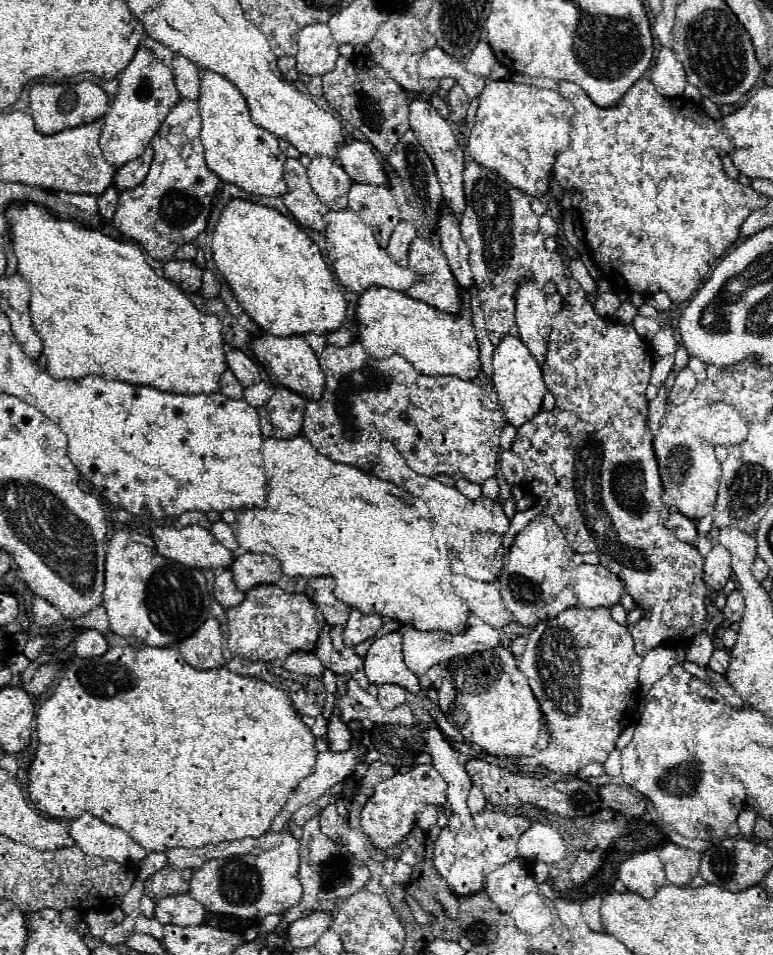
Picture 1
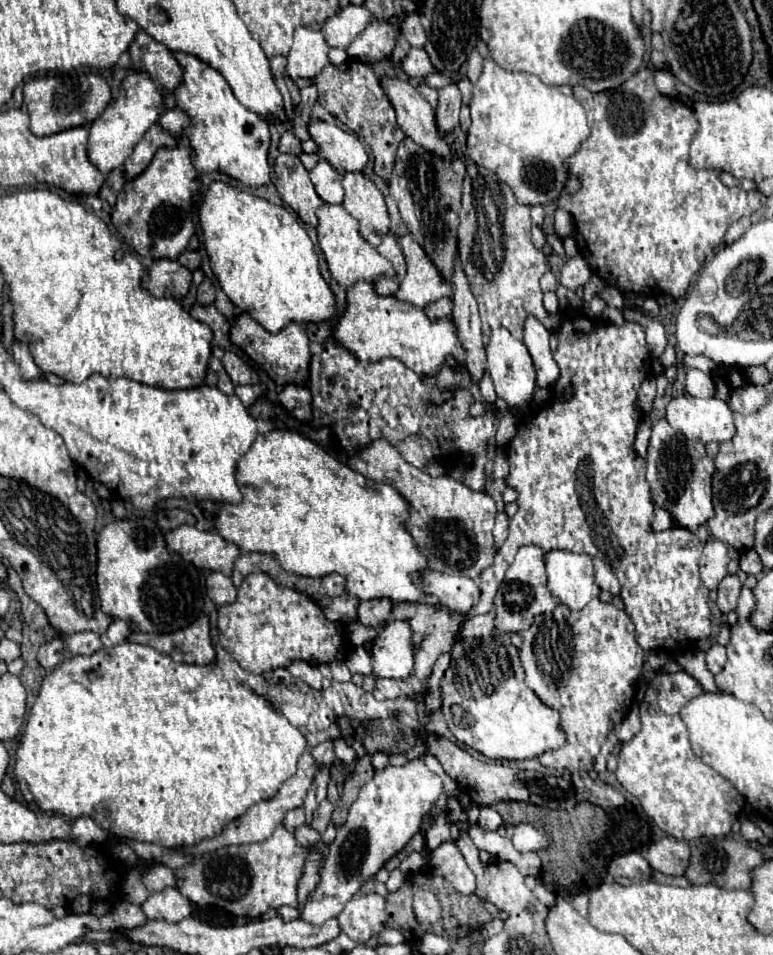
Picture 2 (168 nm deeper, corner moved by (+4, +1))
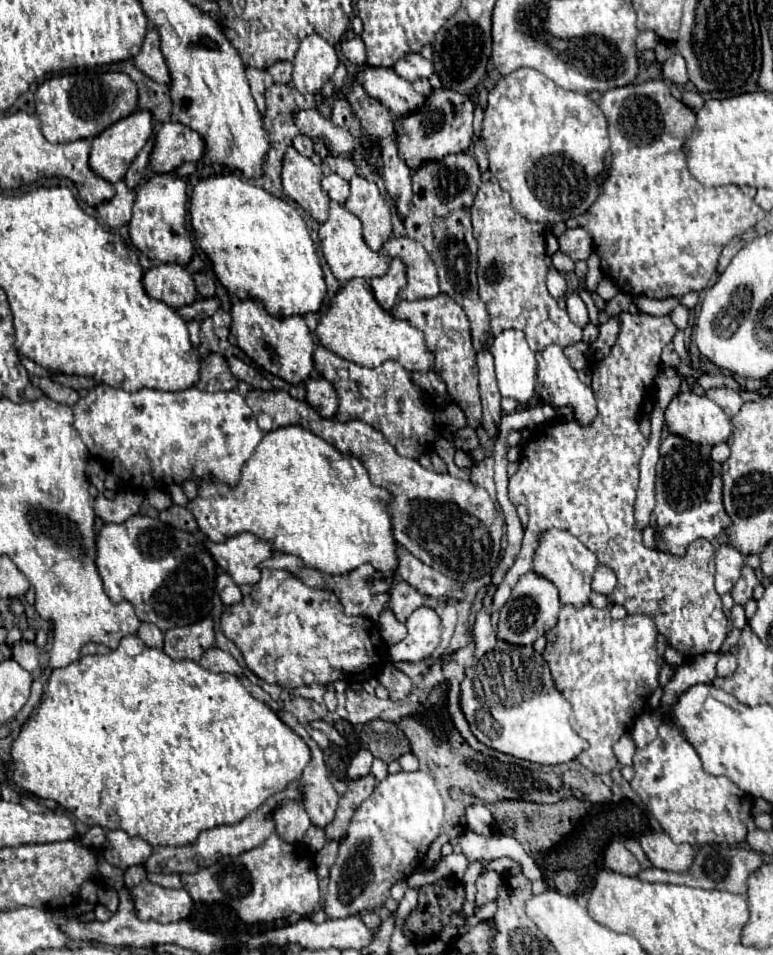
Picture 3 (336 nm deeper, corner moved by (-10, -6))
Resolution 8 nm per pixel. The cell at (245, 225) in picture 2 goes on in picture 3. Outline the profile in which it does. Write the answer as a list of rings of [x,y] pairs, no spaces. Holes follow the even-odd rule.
[[[235,174],[199,180],[191,192],[191,228],[213,264],[217,280],[235,298],[259,298],[269,314],[317,312],[327,286],[303,216],[287,200],[245,184]]]

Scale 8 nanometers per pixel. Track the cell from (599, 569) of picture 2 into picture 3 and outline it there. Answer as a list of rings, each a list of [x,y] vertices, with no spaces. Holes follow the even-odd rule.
[[[599,564],[597,570],[595,570],[595,578],[593,578],[591,588],[593,588],[595,592],[599,592],[599,594],[609,594],[609,592],[615,588],[615,584],[617,584],[615,572],[613,572],[611,568]]]

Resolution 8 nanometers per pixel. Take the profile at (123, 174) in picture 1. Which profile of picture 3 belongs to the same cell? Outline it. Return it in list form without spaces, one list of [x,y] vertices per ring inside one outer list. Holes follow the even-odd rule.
[[[165,122],[157,130],[151,166],[159,174],[167,174],[183,162],[199,162],[205,156],[205,140],[181,122]]]

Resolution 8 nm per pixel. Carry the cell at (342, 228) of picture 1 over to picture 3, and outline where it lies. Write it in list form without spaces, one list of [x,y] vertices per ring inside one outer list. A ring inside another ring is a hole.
[[[329,202],[329,218],[319,224],[319,242],[321,242],[321,250],[323,250],[323,256],[325,256],[325,262],[329,264],[333,276],[339,280],[339,282],[347,282],[355,276],[359,278],[375,278],[375,276],[383,276],[389,268],[389,258],[387,256],[381,256],[377,252],[373,252],[365,240],[363,240],[363,234],[361,234],[361,220],[351,214],[347,208],[343,208],[341,204],[337,202]]]

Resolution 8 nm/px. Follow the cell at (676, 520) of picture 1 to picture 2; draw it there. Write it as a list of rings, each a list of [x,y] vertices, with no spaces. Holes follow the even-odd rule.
[[[663,507],[655,509],[655,519],[653,519],[653,531],[665,531],[665,529],[675,529],[677,525],[673,523],[673,517],[669,515],[669,511],[665,511]]]

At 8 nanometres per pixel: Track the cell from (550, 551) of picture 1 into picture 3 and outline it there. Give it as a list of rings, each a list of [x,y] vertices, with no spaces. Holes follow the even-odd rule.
[[[527,572],[525,576],[519,578],[519,582],[511,592],[511,598],[499,612],[497,638],[517,646],[531,646],[539,636],[543,636],[555,626],[559,610],[561,610],[561,604],[559,604],[559,594],[555,584],[537,576],[535,572]]]

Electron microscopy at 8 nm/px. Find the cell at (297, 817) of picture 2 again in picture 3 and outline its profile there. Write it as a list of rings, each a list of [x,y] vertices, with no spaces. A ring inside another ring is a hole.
[[[283,802],[283,806],[271,814],[271,820],[275,822],[275,832],[291,844],[301,842],[305,830],[311,826],[311,820],[301,802]]]

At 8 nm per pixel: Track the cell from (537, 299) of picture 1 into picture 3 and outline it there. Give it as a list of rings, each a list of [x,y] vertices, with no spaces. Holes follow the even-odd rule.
[[[547,346],[539,354],[539,374],[537,376],[539,376],[539,384],[541,384],[541,398],[543,398],[543,402],[551,404],[553,408],[569,406],[573,410],[573,418],[581,426],[589,426],[593,422],[593,418],[597,416],[595,394],[593,394],[593,390],[589,386],[585,386],[577,378],[577,372],[571,368],[567,356],[563,354],[563,350],[559,346]]]

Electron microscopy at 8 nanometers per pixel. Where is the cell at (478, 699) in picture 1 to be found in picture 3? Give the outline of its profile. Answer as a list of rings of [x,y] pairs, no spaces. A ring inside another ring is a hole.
[[[541,402],[533,408],[527,408],[523,412],[513,412],[501,418],[501,432],[499,440],[495,442],[493,458],[495,458],[495,486],[497,486],[497,502],[501,504],[501,510],[505,514],[507,522],[507,542],[509,546],[505,548],[503,560],[497,566],[497,570],[491,576],[489,588],[483,596],[483,606],[477,612],[475,626],[473,626],[473,638],[475,638],[475,664],[465,672],[465,680],[461,684],[461,708],[471,724],[473,734],[485,742],[487,746],[531,762],[539,764],[563,764],[571,762],[587,750],[587,740],[583,740],[569,724],[569,714],[571,714],[571,704],[563,698],[563,694],[557,690],[547,660],[533,650],[533,646],[513,646],[503,640],[497,640],[497,634],[489,622],[489,610],[493,602],[493,594],[497,586],[503,582],[503,576],[507,570],[513,566],[515,558],[519,556],[521,540],[523,540],[523,528],[519,522],[519,516],[515,512],[515,506],[507,498],[507,450],[505,450],[505,436],[511,430],[517,428],[535,428],[545,422],[549,422],[555,416],[555,410]],[[509,674],[509,676],[507,676]],[[529,680],[529,690],[521,688]],[[483,712],[489,712],[483,714]]]

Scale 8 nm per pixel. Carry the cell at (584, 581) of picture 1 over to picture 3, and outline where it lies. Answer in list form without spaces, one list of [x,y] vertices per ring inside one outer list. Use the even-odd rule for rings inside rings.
[[[545,530],[539,540],[539,546],[535,550],[531,570],[557,586],[561,604],[573,604],[573,606],[581,608],[581,606],[589,604],[591,580],[593,580],[593,572],[595,572],[597,564],[599,562],[595,558],[595,554],[591,550],[587,550],[575,536],[567,534],[565,530]]]

